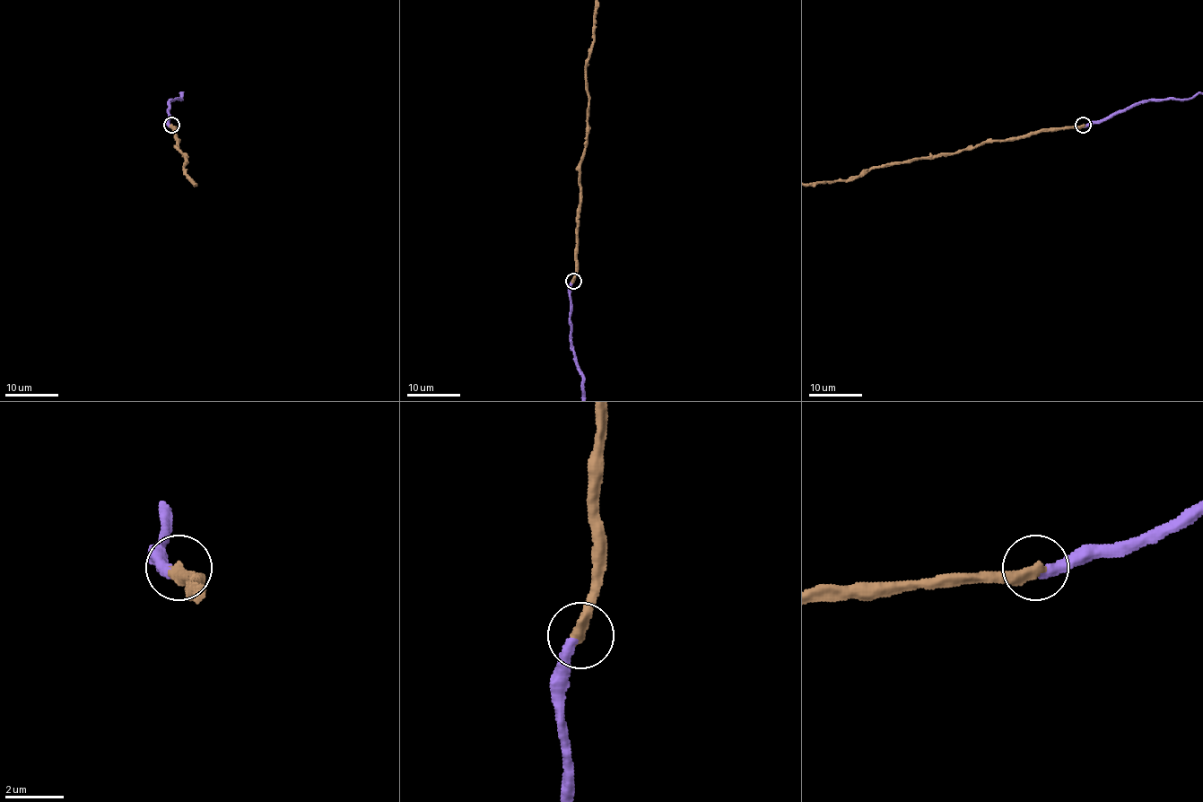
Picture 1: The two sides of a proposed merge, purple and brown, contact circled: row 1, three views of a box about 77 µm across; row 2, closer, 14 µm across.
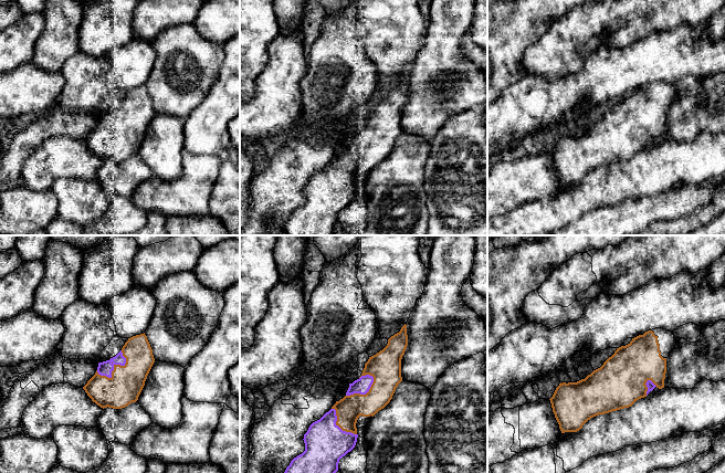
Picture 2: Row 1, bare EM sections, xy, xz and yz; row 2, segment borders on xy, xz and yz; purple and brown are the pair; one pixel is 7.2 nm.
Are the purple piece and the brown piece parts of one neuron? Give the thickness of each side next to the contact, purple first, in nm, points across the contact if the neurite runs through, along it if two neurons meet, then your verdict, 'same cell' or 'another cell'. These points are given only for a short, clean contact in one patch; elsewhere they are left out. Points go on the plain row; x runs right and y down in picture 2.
calibres 110 and 240 nm; another cell

